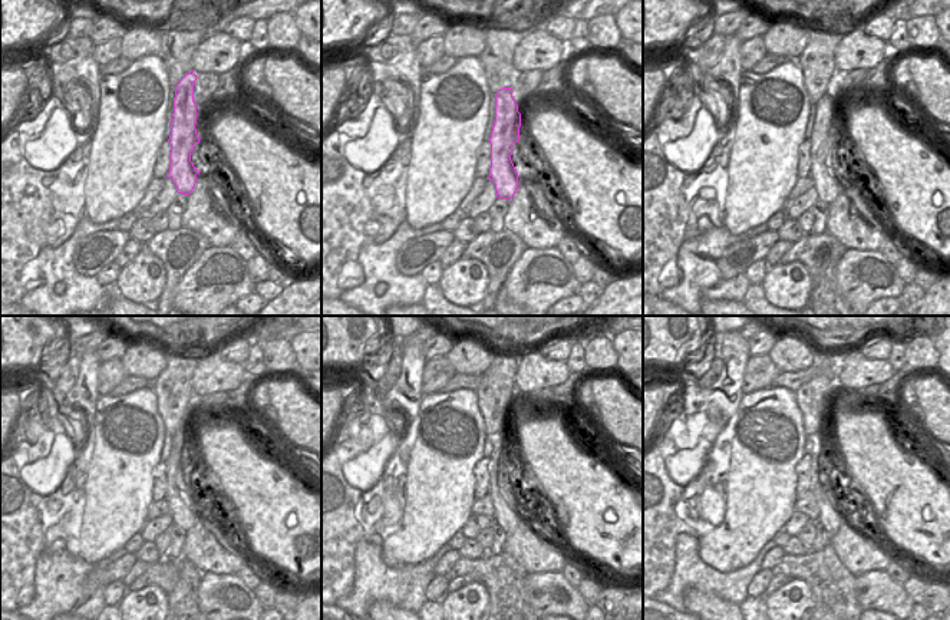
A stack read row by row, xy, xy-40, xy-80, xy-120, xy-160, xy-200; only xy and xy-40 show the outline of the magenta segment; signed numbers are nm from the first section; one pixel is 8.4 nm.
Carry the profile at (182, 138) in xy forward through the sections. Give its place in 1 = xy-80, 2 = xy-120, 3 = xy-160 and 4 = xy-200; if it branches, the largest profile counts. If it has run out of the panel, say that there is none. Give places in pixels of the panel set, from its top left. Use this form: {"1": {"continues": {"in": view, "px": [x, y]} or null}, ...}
{"1": {"continues": {"in": "xy-80", "px": [824, 132]}}, "2": {"continues": {"in": "xy-120", "px": [180, 465]}}, "3": {"continues": {"in": "xy-160", "px": [507, 515]}}, "4": {"continues": {"in": "xy-200", "px": [830, 517]}}}

